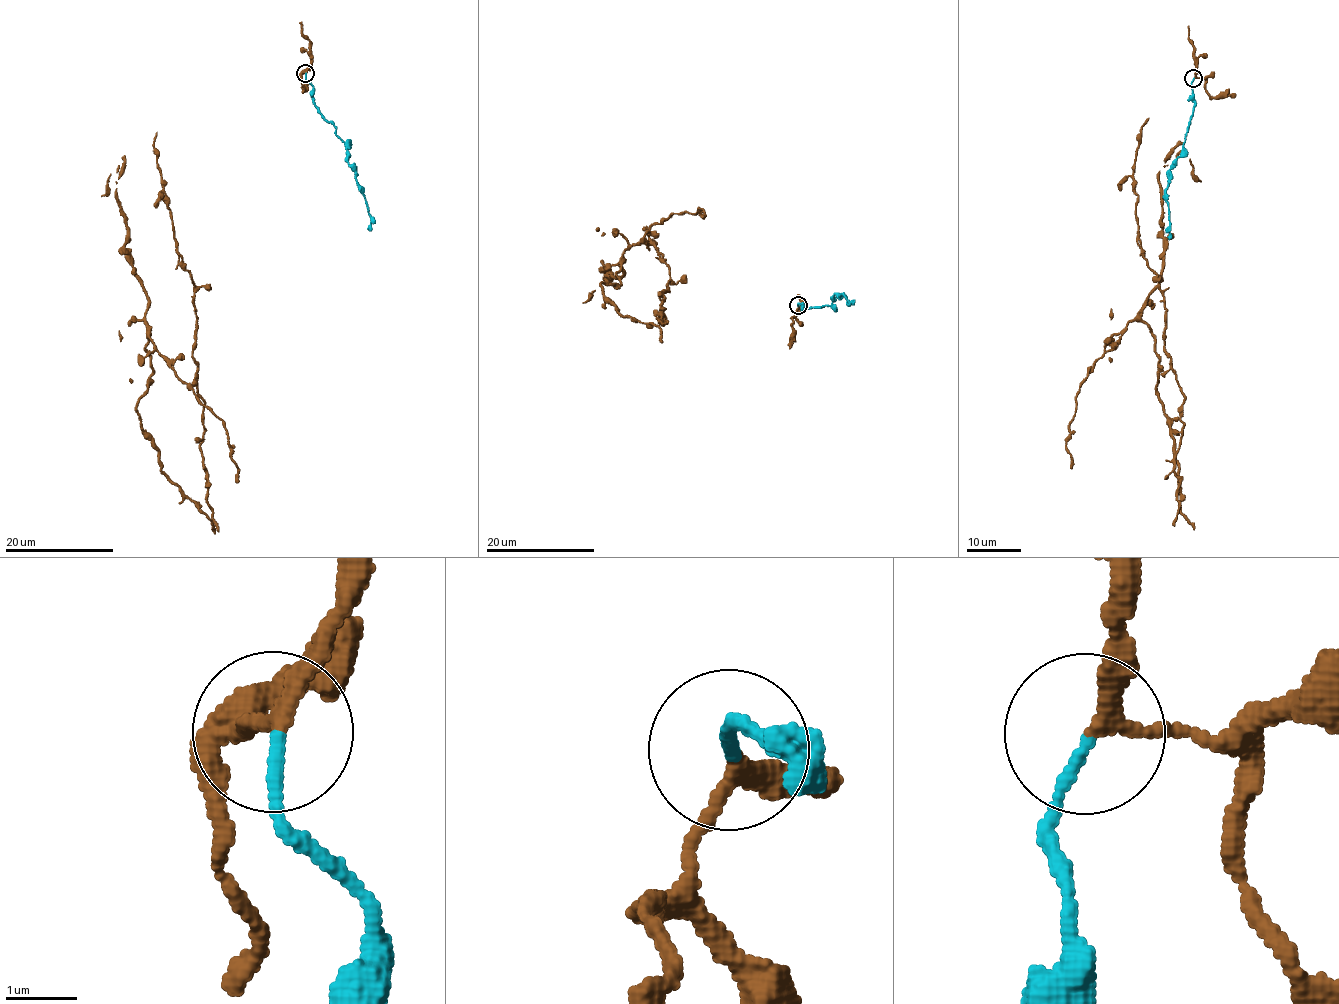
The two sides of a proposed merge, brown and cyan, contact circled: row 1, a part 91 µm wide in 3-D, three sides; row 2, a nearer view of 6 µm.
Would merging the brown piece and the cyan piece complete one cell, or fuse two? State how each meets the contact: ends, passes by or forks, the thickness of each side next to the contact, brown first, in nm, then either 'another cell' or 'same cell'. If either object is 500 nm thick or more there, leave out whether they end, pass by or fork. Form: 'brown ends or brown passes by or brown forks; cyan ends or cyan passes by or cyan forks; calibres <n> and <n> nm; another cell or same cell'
brown passes by; cyan ends; calibres 200 and 160 nm; same cell

